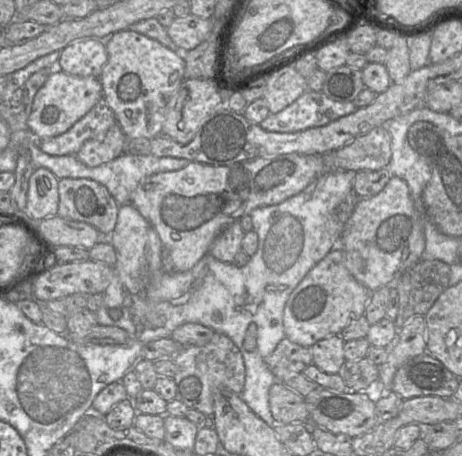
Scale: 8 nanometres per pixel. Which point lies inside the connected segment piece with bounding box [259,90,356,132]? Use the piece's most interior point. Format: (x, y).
(312, 109)

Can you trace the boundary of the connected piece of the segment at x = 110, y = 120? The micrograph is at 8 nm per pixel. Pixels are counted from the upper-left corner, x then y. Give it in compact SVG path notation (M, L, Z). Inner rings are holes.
M102 98L69 130L38 141L38 146L44 153L53 156L75 155L87 140L102 140L109 128L116 123L113 111Z

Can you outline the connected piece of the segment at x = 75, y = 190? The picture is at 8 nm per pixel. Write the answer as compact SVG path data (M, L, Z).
M62 178L58 194L58 216L90 224L108 241L120 206L104 185L91 179Z

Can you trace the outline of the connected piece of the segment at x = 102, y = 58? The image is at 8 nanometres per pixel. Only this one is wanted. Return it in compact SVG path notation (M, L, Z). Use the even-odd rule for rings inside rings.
M87 38L66 46L60 52L56 68L73 76L99 78L107 60L105 41Z

